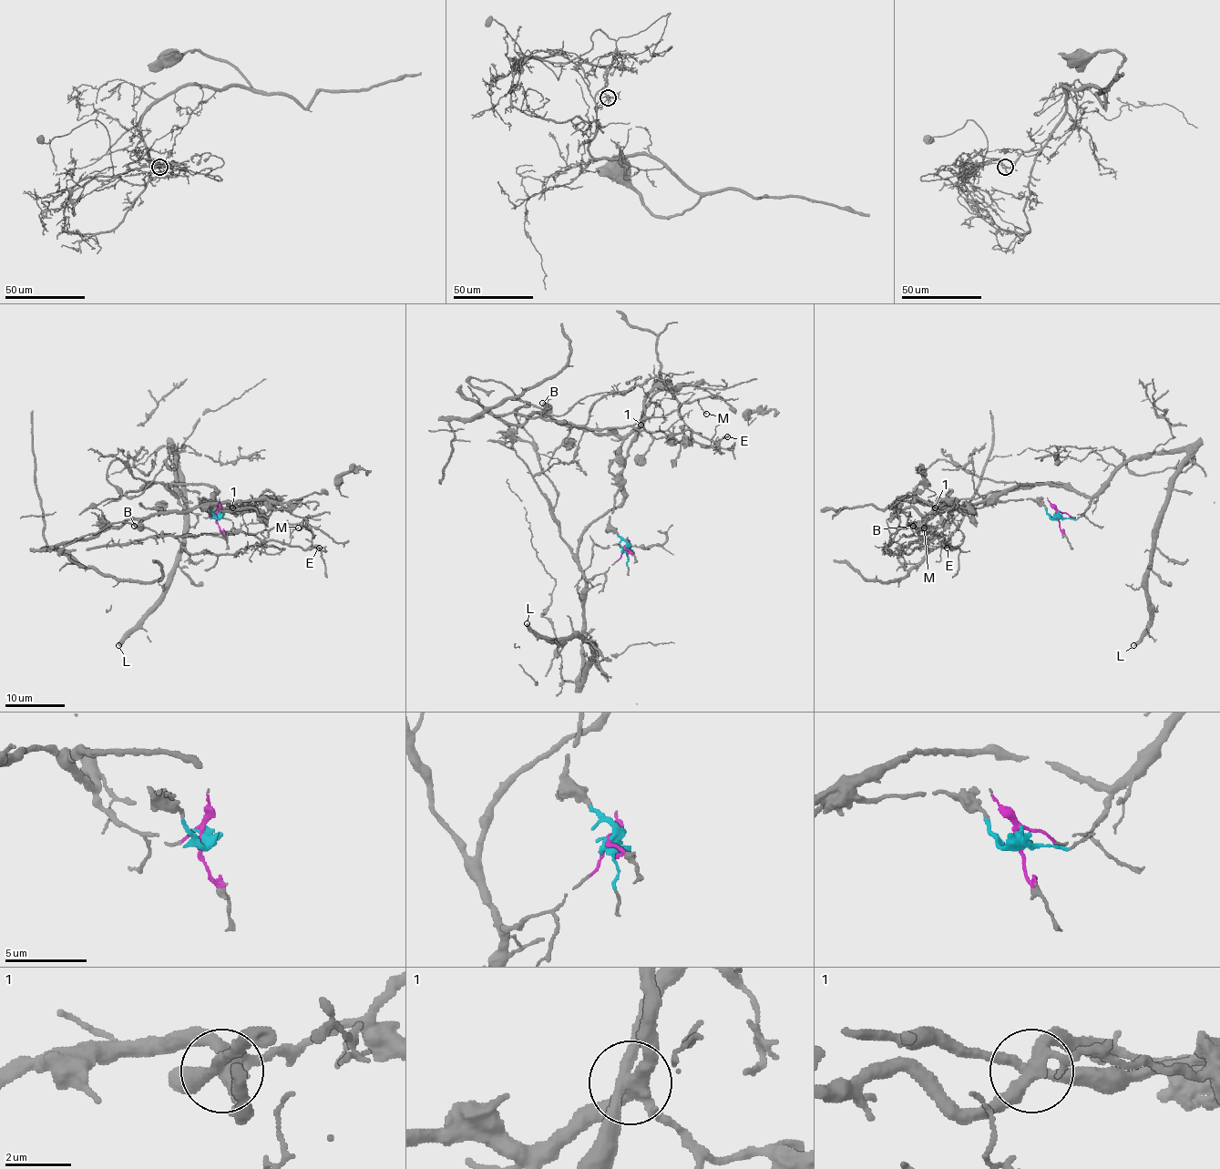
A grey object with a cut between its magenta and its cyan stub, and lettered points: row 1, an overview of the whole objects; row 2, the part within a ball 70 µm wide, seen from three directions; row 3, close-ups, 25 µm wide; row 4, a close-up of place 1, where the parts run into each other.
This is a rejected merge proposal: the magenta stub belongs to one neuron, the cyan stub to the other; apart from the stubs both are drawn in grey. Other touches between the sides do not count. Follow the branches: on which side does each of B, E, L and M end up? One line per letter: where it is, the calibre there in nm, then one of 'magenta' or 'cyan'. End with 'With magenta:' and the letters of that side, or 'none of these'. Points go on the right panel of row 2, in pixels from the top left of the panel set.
B: at (913, 526); 480 nm thick; cyan
E: at (947, 548); 150 nm thick; cyan
L: at (1133, 645); 360 nm thick; magenta
M: at (924, 528); 130 nm thick; cyan
With magenta: L

